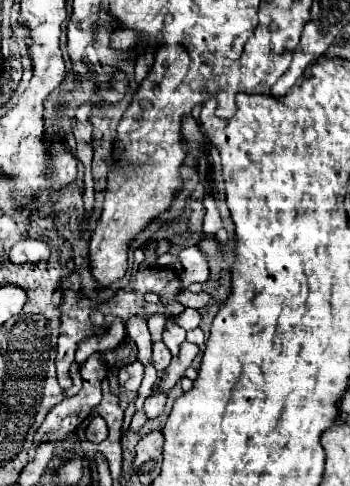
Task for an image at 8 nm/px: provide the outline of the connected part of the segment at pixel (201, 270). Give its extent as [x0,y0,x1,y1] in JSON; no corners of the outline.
[178,247,208,289]

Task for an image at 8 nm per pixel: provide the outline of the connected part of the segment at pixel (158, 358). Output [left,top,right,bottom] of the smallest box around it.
[152,342,172,371]

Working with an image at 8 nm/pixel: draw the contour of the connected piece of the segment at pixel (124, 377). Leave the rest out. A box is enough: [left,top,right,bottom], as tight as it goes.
[118,361,144,393]

